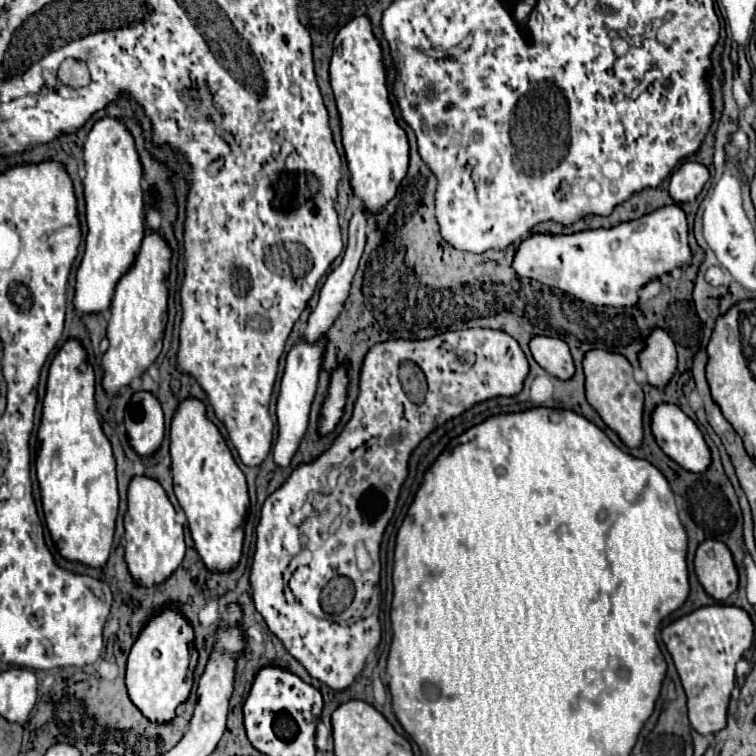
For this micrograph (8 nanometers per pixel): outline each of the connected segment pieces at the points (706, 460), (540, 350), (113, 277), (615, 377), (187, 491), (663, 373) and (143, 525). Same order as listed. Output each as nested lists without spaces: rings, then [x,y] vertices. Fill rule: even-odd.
[[[669,403],[659,405],[653,411],[651,429],[653,429],[653,435],[657,439],[657,445],[663,449],[663,453],[667,457],[677,461],[677,465],[681,465],[683,469],[689,469],[691,473],[703,473],[703,471],[709,469],[709,465],[711,465],[711,451],[709,451],[701,431],[697,429],[697,425],[677,405],[669,405]]]
[[[533,337],[531,341],[531,353],[533,359],[553,377],[559,377],[563,381],[571,379],[575,375],[575,365],[569,347],[561,339],[553,337]]]
[[[99,119],[87,135],[83,147],[85,163],[85,217],[87,237],[81,267],[77,271],[77,285],[73,305],[77,313],[93,315],[109,309],[115,285],[135,263],[137,251],[143,241],[143,169],[135,151],[131,133],[115,119]]]
[[[589,351],[583,359],[585,369],[585,389],[587,401],[601,415],[605,425],[619,435],[619,439],[629,447],[641,447],[643,443],[643,391],[633,377],[631,363],[619,353]]]
[[[185,399],[171,423],[171,473],[173,473],[173,489],[177,495],[177,501],[181,509],[187,515],[187,525],[191,531],[191,539],[195,543],[195,549],[205,565],[205,569],[213,573],[229,573],[239,565],[243,539],[245,539],[245,513],[249,505],[249,493],[245,475],[237,467],[225,439],[217,431],[217,427],[207,419],[205,405],[197,399]]]
[[[655,329],[647,339],[647,347],[639,353],[639,363],[647,373],[649,385],[657,389],[667,387],[677,369],[677,351],[673,339],[663,329]]]
[[[133,477],[127,499],[129,509],[125,515],[125,563],[129,575],[139,587],[161,585],[177,571],[185,557],[183,527],[175,523],[175,509],[155,479]]]

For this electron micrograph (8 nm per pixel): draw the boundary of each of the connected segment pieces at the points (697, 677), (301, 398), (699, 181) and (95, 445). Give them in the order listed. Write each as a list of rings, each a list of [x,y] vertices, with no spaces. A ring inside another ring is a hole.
[[[735,605],[701,607],[661,631],[661,639],[673,657],[687,693],[689,721],[701,735],[715,735],[727,723],[729,697],[735,687],[735,663],[753,645],[753,621]]]
[[[325,339],[317,341],[315,345],[307,345],[303,341],[299,341],[287,355],[287,365],[285,365],[285,373],[281,379],[281,393],[277,399],[277,425],[279,425],[279,435],[277,435],[277,443],[273,449],[273,457],[275,463],[279,467],[287,467],[293,459],[293,455],[299,449],[299,443],[307,431],[307,421],[309,421],[309,409],[315,397],[315,389],[317,389],[317,381],[319,381],[319,373],[321,373],[321,361],[323,361],[323,351],[325,351]]]
[[[685,161],[673,175],[669,183],[669,195],[677,205],[693,201],[705,183],[709,181],[709,171],[701,163],[695,161]]]
[[[69,339],[61,347],[61,351],[55,355],[49,367],[47,391],[43,399],[43,415],[41,415],[41,425],[37,429],[37,439],[41,441],[41,447],[35,459],[35,471],[37,471],[39,489],[41,489],[41,505],[45,513],[45,523],[47,523],[47,529],[55,547],[59,549],[61,557],[65,557],[67,561],[77,561],[89,567],[103,567],[111,553],[115,517],[119,509],[115,459],[113,459],[111,443],[103,435],[103,429],[95,413],[93,367],[87,361],[85,349],[75,339]]]

